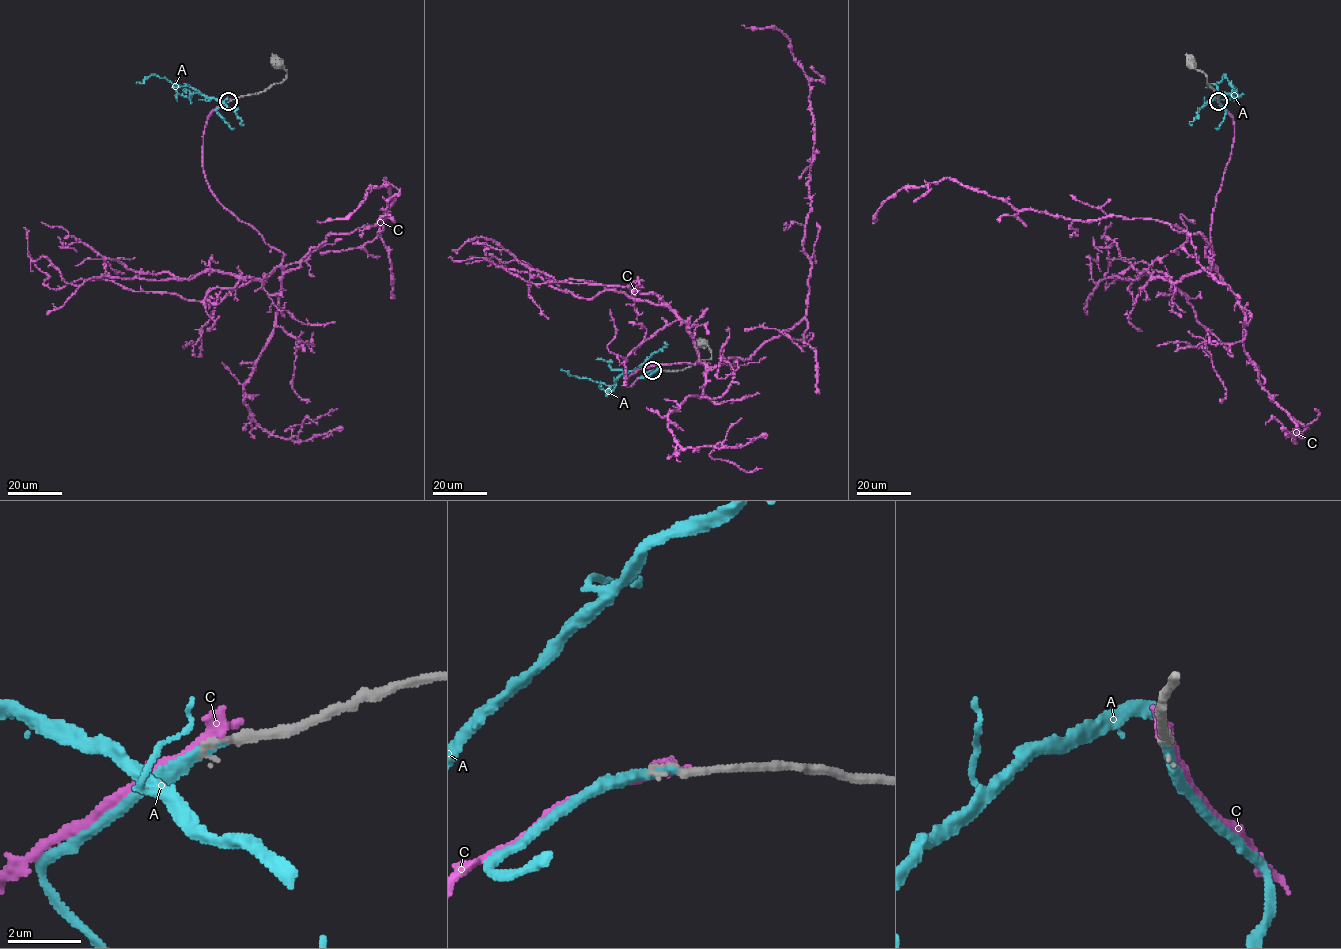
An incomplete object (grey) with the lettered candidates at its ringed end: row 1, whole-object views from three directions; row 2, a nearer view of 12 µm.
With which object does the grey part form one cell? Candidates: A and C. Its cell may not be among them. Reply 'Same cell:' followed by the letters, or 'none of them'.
Same cell: A

